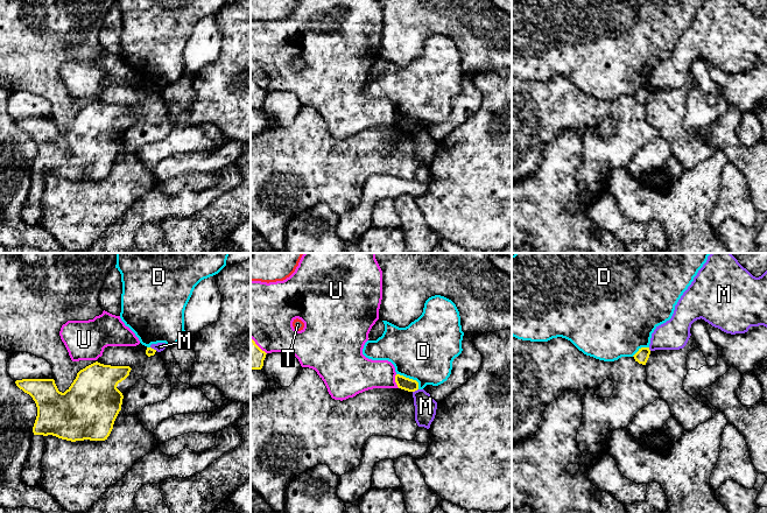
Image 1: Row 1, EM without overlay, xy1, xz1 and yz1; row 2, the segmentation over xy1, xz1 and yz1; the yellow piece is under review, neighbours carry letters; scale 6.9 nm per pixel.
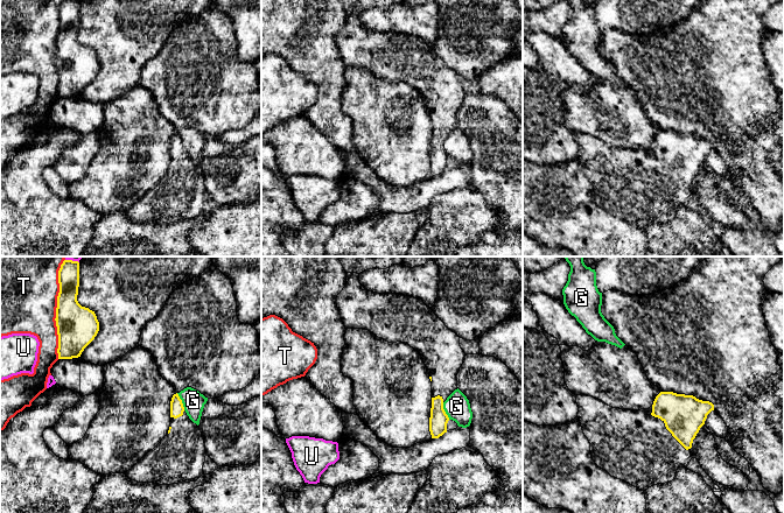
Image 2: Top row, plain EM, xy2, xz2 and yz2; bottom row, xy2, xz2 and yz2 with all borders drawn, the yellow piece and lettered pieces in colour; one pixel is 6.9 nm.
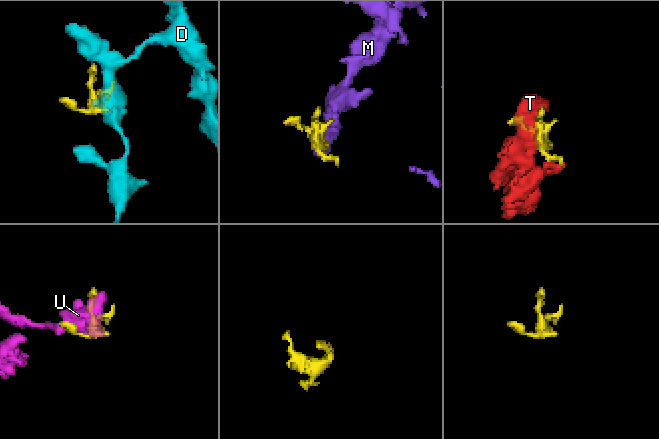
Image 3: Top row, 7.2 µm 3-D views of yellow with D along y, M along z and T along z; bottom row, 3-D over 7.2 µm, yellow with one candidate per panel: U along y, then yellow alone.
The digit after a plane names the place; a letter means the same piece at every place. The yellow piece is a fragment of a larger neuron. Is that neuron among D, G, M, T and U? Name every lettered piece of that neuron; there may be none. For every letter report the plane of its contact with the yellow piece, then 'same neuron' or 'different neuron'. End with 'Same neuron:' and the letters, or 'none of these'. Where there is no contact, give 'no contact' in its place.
D: contact in xz1; different neuron
G: contact in xy2; different neuron
M: contact in xz1; different neuron
T: contact in xy2; different neuron
U: contact in xz1; different neuron
Same neuron: none of these

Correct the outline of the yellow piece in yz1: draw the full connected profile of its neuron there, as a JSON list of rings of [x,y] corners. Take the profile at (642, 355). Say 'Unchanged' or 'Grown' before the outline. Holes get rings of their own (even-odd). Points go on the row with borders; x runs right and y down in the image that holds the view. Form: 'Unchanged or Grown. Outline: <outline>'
Unchanged. Outline: [[[641,347],[633,357],[635,361],[638,361],[639,364],[646,365],[649,354],[650,354],[649,347]]]

